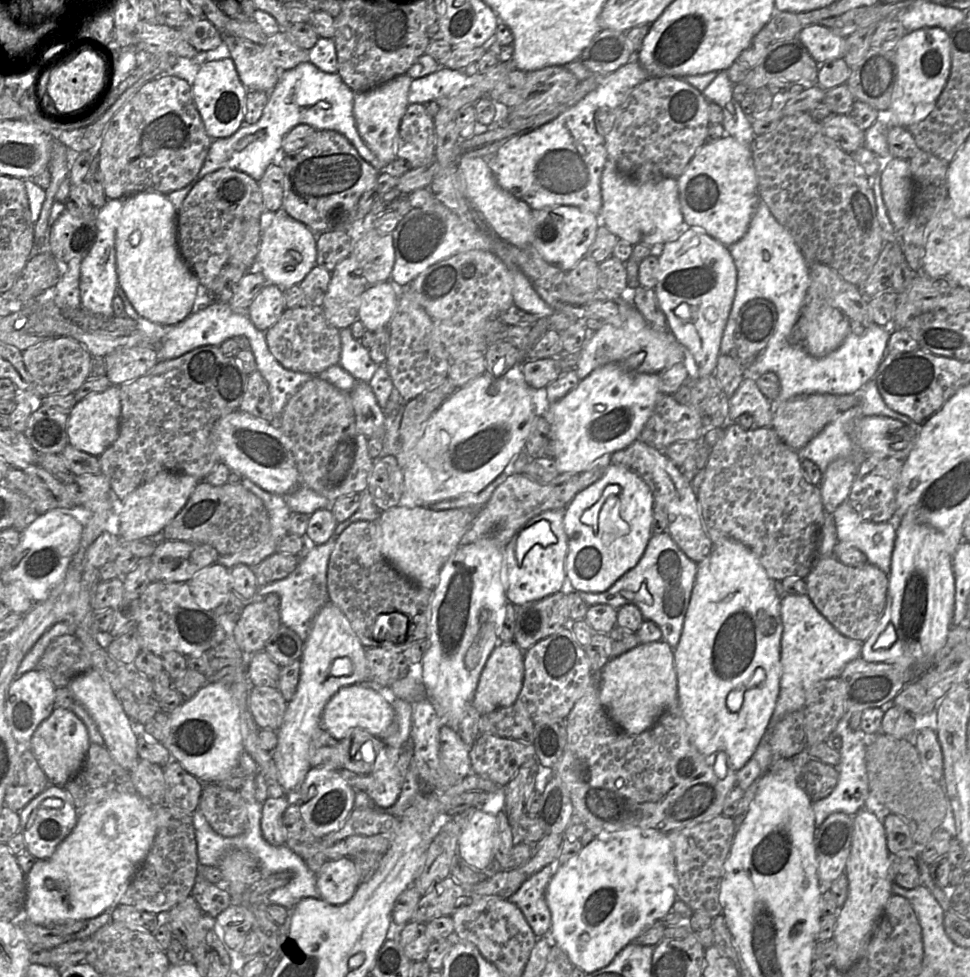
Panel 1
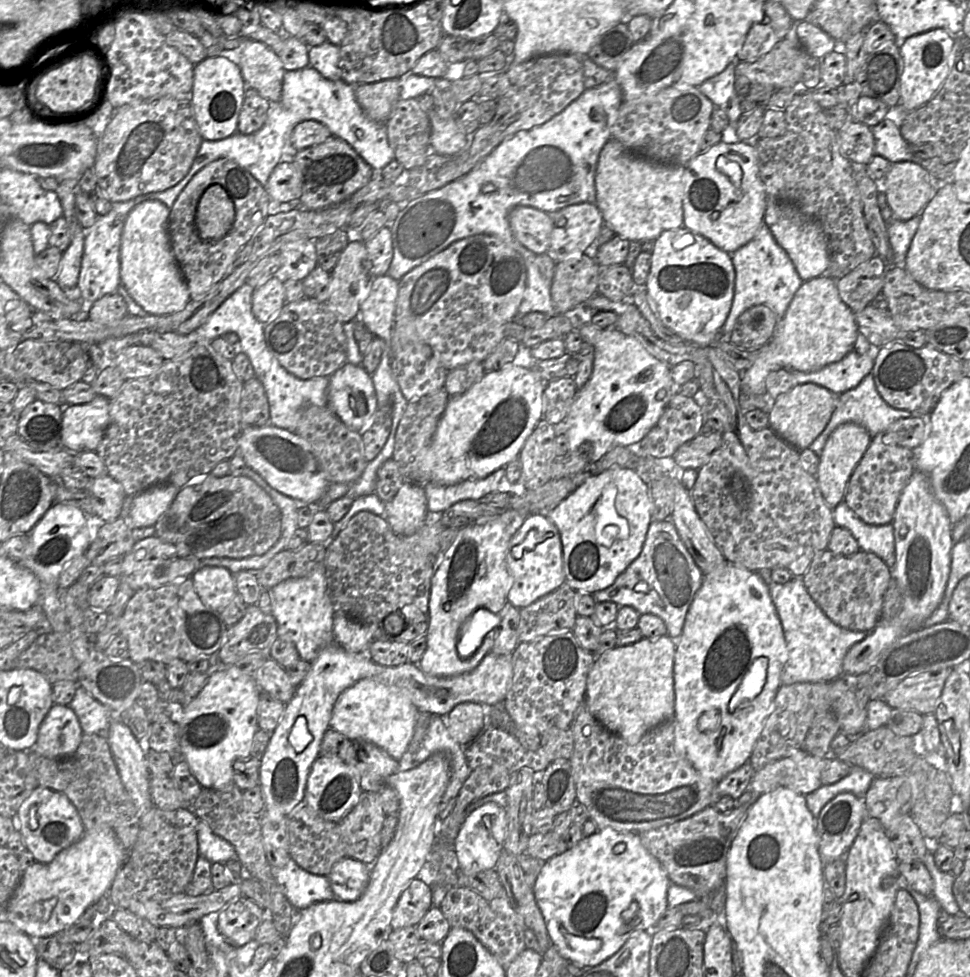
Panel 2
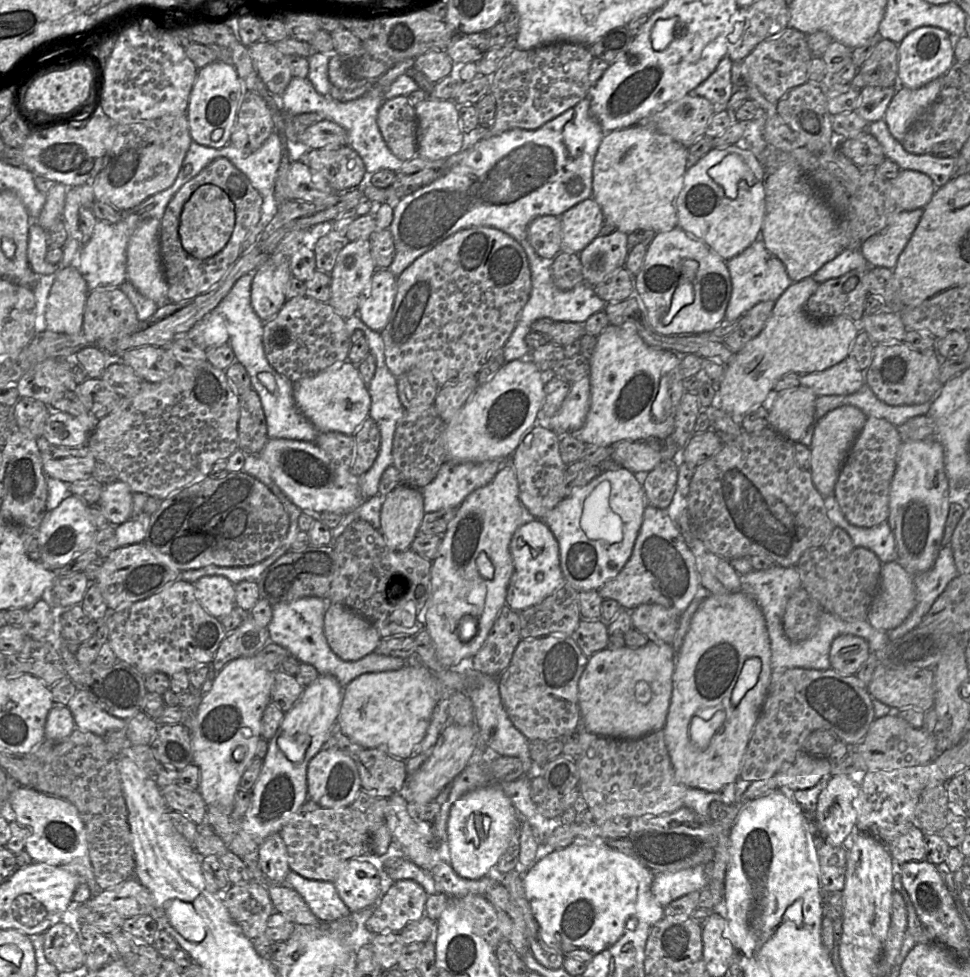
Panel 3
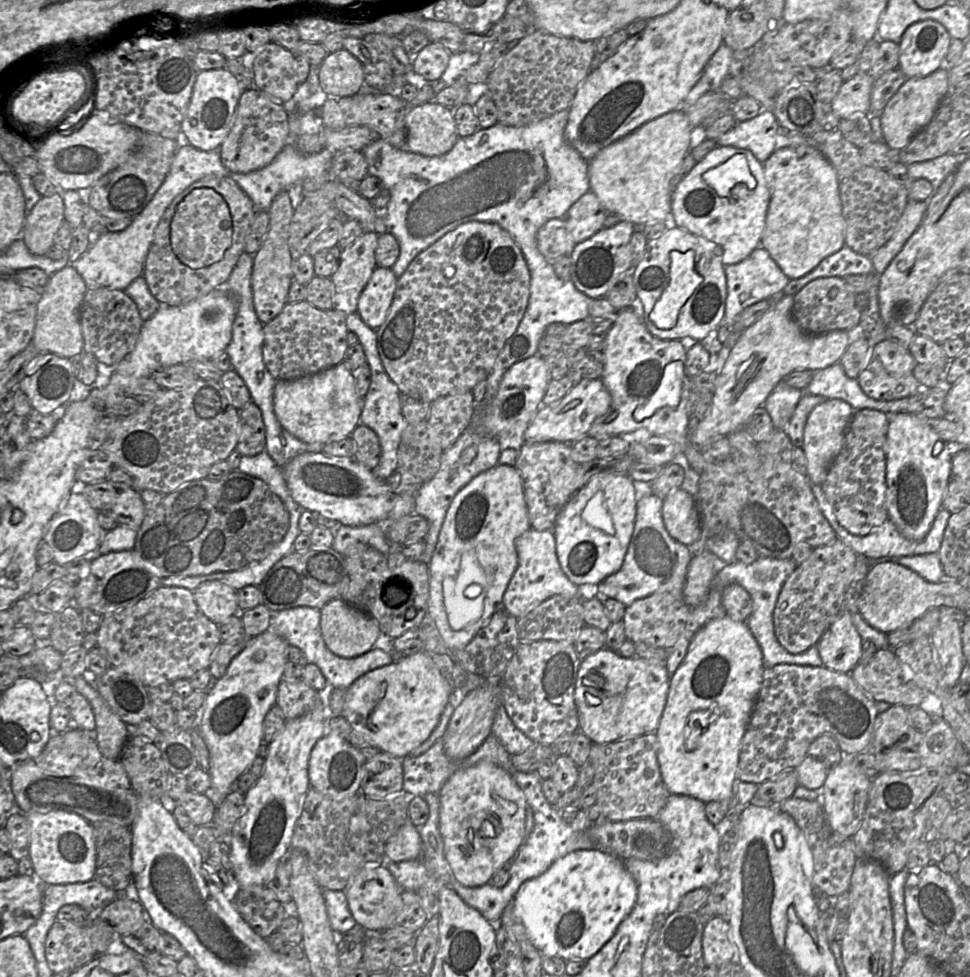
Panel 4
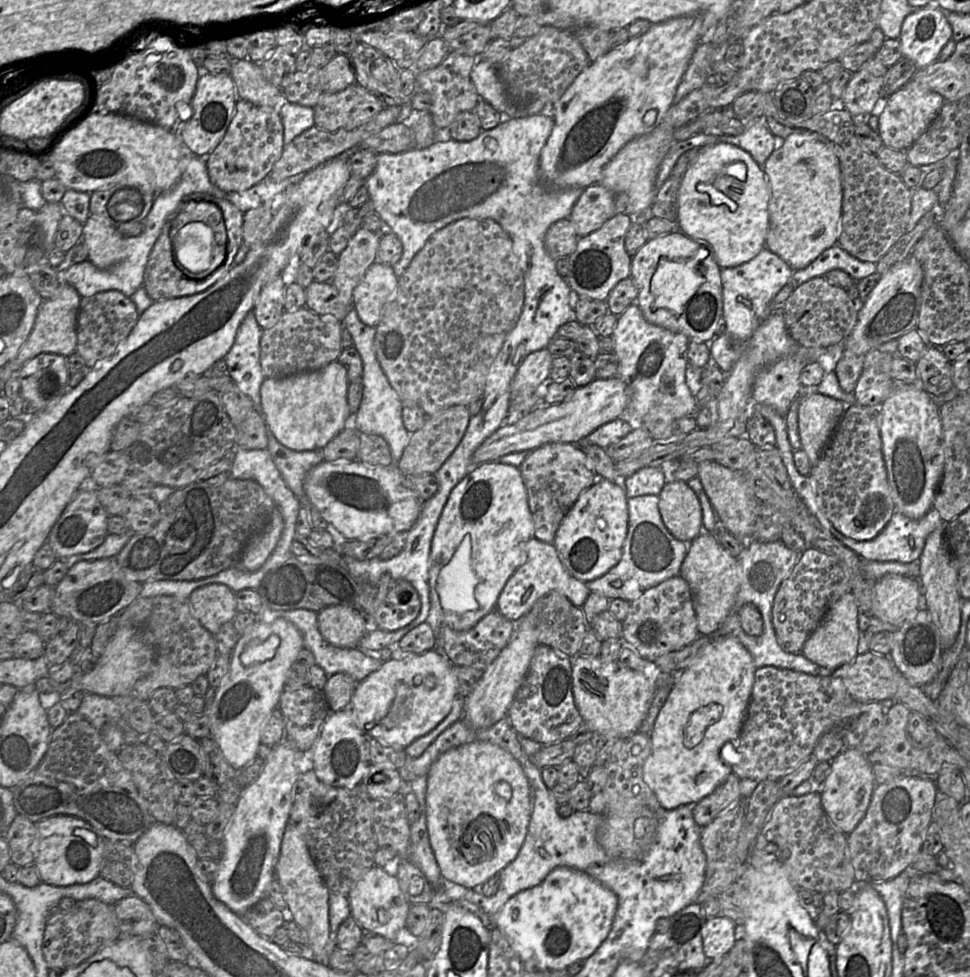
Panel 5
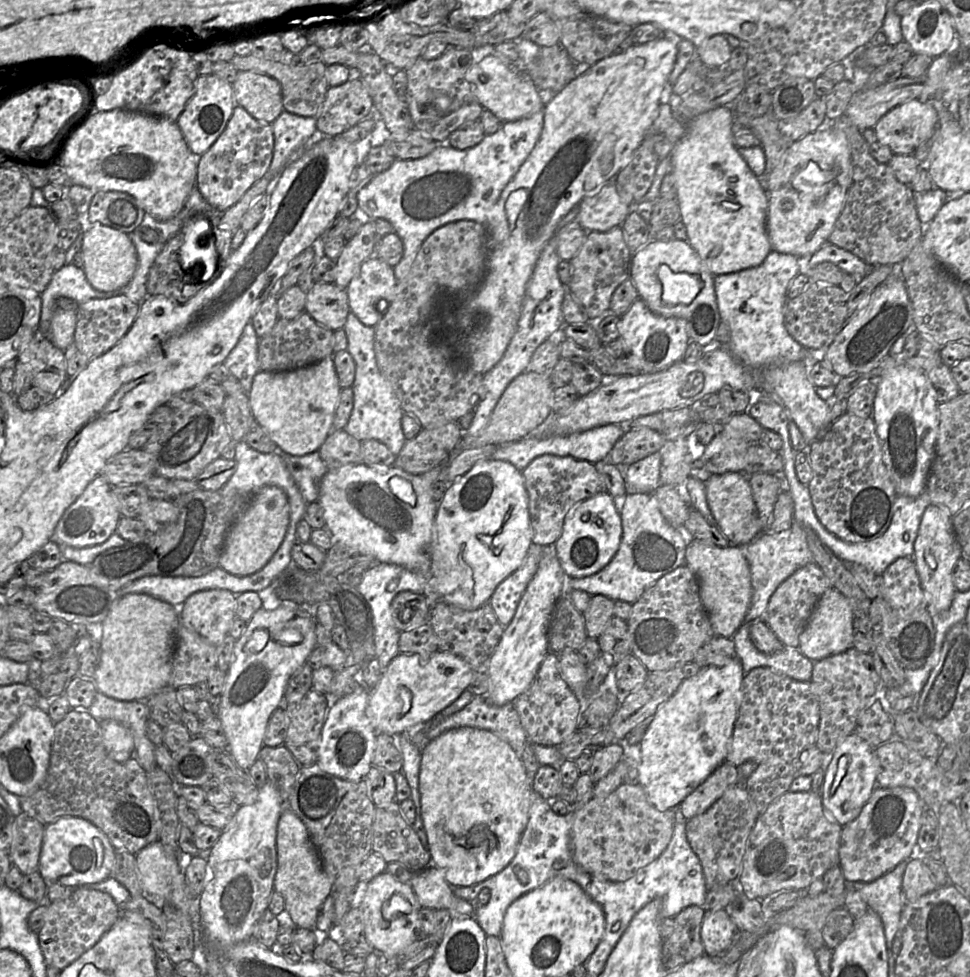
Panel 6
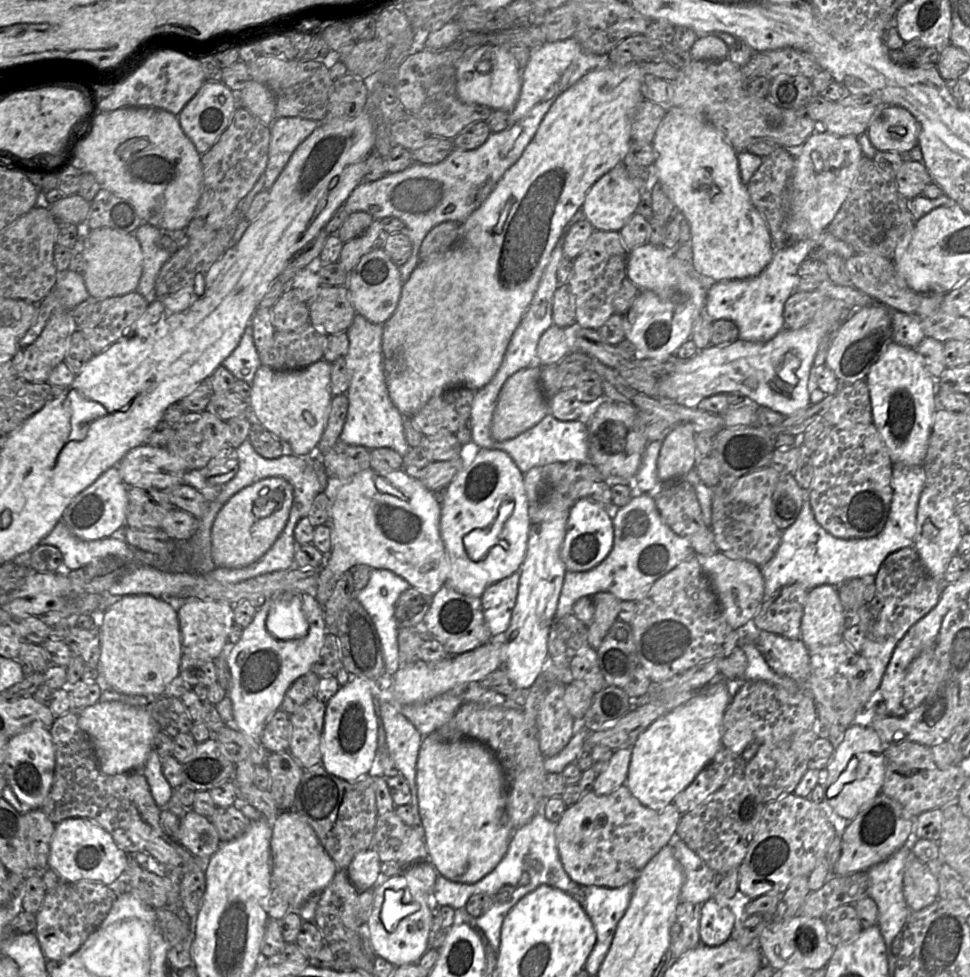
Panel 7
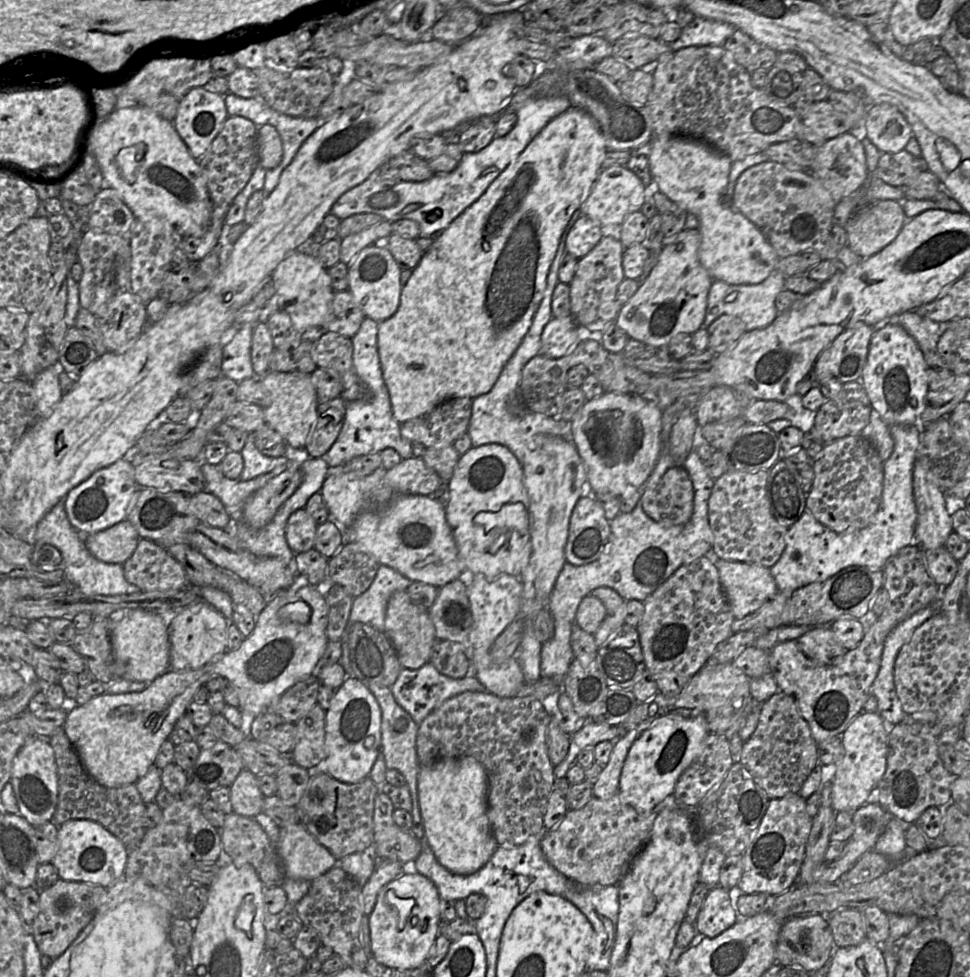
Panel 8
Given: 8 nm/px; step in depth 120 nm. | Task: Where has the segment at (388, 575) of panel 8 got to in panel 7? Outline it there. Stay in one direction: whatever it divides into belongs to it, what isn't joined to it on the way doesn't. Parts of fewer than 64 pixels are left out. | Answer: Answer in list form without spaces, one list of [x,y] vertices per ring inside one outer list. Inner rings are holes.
[[[372,569],[370,579],[365,588],[356,593],[357,599],[369,613],[382,645],[383,658],[385,663],[385,674],[394,676],[400,667],[400,656],[398,648],[399,626],[395,618],[395,602],[399,596],[409,589],[410,584],[402,577],[385,569]]]

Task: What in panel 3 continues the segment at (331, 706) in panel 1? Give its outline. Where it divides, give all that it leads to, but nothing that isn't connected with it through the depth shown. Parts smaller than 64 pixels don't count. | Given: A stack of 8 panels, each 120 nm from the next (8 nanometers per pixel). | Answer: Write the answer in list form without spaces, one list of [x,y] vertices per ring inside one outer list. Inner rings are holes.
[[[411,662],[399,670],[364,673],[353,679],[343,688],[337,722],[342,731],[363,748],[380,749],[392,757],[406,761],[424,738],[437,703],[435,674],[419,662]]]

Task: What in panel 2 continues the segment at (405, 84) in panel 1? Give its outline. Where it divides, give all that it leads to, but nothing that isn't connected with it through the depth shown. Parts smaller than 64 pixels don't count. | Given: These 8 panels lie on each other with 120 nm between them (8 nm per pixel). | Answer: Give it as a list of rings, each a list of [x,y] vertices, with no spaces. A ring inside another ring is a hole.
[[[391,78],[354,86],[354,94],[365,114],[385,123],[393,105],[400,99],[402,79]]]

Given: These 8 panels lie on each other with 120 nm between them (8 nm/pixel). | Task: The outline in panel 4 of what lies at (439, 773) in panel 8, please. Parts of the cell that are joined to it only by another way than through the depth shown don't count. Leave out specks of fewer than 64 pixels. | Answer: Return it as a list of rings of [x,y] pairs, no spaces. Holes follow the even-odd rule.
[[[483,761],[472,767],[457,770],[442,786],[438,797],[439,827],[444,842],[444,854],[454,878],[467,887],[488,883],[507,861],[515,857],[525,840],[527,801],[523,791],[506,770]]]

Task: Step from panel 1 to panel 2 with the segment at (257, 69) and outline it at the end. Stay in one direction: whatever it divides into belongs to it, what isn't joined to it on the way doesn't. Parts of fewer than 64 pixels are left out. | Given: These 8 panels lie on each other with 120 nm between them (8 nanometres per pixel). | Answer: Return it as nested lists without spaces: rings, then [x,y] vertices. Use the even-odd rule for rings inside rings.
[[[250,38],[242,40],[236,48],[236,56],[247,88],[256,90],[269,102],[278,102],[285,73],[279,56],[264,44]]]

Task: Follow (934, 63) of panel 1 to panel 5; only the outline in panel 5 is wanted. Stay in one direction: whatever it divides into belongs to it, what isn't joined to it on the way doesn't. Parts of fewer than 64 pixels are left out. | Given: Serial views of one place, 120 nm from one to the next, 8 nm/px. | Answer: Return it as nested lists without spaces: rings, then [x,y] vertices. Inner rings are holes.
[[[934,3],[921,9],[915,9],[903,21],[900,32],[902,57],[911,60],[918,69],[937,61],[939,53],[952,39],[952,28],[946,16]]]

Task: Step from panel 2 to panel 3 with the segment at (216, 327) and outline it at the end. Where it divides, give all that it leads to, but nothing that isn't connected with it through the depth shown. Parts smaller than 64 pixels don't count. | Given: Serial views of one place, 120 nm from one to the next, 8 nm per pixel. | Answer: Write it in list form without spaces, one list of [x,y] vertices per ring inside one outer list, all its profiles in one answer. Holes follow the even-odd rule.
[[[253,273],[240,277],[213,312],[223,316],[230,334],[236,361],[247,370],[252,388],[258,393],[266,417],[268,439],[315,442],[320,431],[301,413],[293,396],[293,382],[279,374],[268,362],[264,351],[264,322],[251,304]]]

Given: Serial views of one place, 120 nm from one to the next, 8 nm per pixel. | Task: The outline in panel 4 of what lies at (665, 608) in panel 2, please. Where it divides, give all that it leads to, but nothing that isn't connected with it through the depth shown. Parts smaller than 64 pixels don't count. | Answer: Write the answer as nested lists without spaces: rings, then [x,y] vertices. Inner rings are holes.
[[[633,480],[636,497],[634,529],[621,568],[595,587],[595,595],[614,598],[625,606],[635,600],[658,592],[683,595],[689,563],[693,551],[674,540],[667,532],[662,518],[663,500],[652,493],[651,482]]]

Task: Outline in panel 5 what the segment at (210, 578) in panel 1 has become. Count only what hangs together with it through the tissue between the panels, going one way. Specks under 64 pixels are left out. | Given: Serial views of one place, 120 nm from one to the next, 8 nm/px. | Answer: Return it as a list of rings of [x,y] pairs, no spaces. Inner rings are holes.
[[[221,583],[195,589],[188,602],[192,615],[213,635],[223,624],[233,621],[238,612],[236,593]]]

